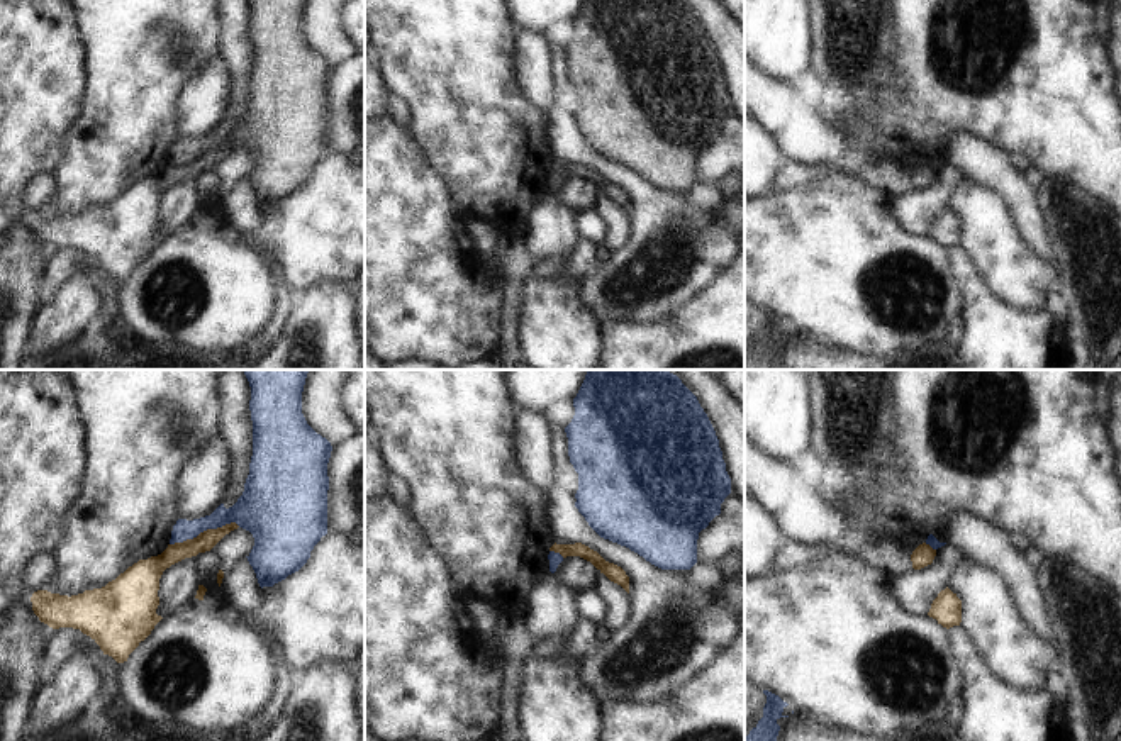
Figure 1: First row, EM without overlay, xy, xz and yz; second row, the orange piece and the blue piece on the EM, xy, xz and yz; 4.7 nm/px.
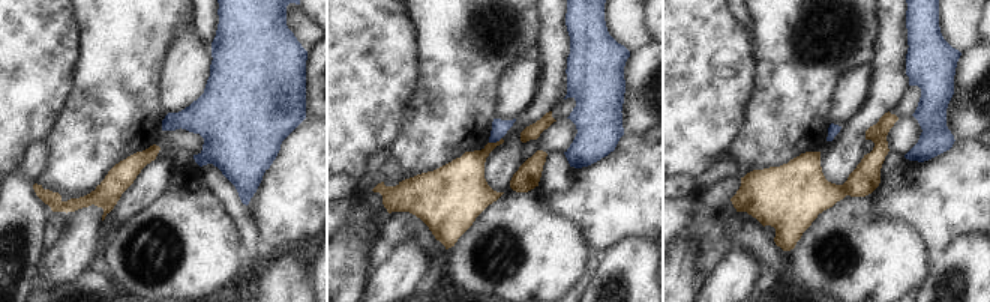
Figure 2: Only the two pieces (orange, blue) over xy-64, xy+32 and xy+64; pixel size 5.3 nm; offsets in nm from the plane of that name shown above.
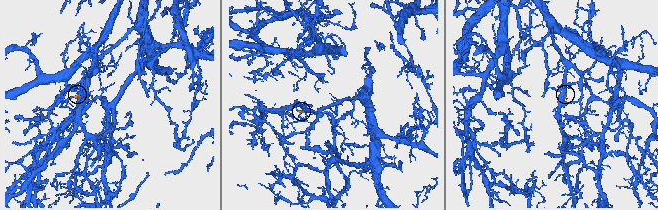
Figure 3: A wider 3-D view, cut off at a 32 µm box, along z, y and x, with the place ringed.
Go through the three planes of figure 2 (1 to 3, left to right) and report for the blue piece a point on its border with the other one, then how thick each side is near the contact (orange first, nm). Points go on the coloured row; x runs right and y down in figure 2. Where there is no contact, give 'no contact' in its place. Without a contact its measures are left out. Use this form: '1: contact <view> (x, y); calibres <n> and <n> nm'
1: no contact
2: contact xy+32 (497, 141); calibres 200 and 90 nm
3: no contact

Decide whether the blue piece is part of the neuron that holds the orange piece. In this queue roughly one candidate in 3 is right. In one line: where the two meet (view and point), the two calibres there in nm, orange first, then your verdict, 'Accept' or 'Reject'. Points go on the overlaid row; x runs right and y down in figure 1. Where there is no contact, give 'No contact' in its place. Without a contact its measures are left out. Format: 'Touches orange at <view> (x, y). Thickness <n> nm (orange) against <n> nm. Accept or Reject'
Touches orange at xy (204, 531). Thickness 90 nm (orange) against 180 nm. Reject.

